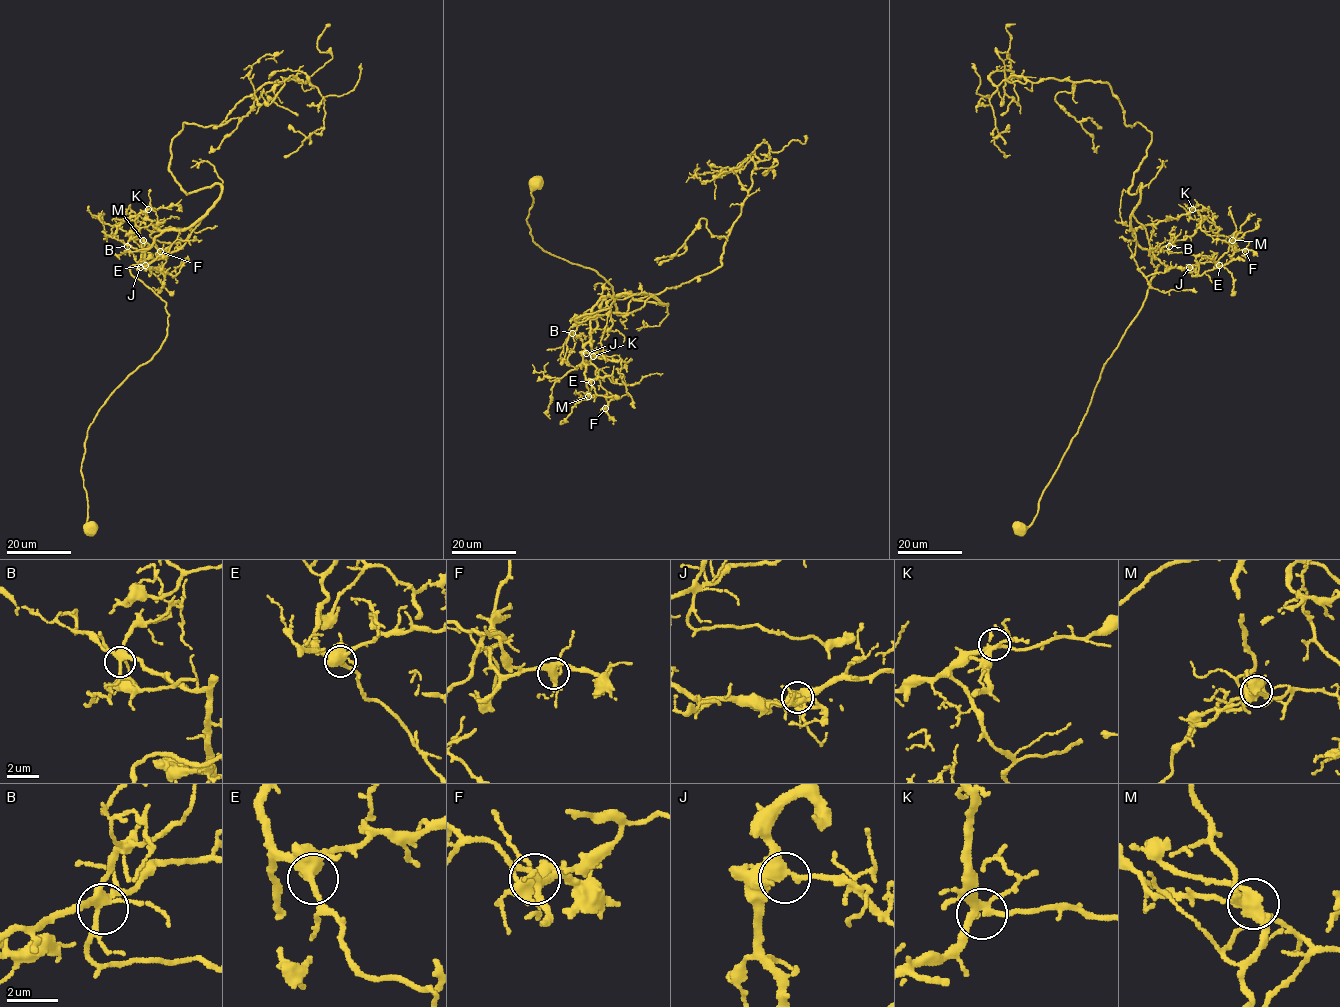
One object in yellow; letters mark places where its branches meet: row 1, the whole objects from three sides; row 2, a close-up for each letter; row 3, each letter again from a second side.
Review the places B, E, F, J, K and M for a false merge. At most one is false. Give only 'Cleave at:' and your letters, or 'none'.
Cleave at: M

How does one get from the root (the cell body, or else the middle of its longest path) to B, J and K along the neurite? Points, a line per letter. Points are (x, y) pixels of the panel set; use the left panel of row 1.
B: (93, 527), (88, 428), (167, 334), (166, 303), (130, 267), (177, 251), (206, 214), (127, 246)
J: (93, 527), (88, 428), (167, 334), (166, 303), (130, 267), (177, 251), (206, 214), (163, 230), (140, 267)
K: (93, 527), (88, 428), (167, 334), (166, 303), (130, 267), (177, 251), (206, 214), (160, 230), (148, 209)

